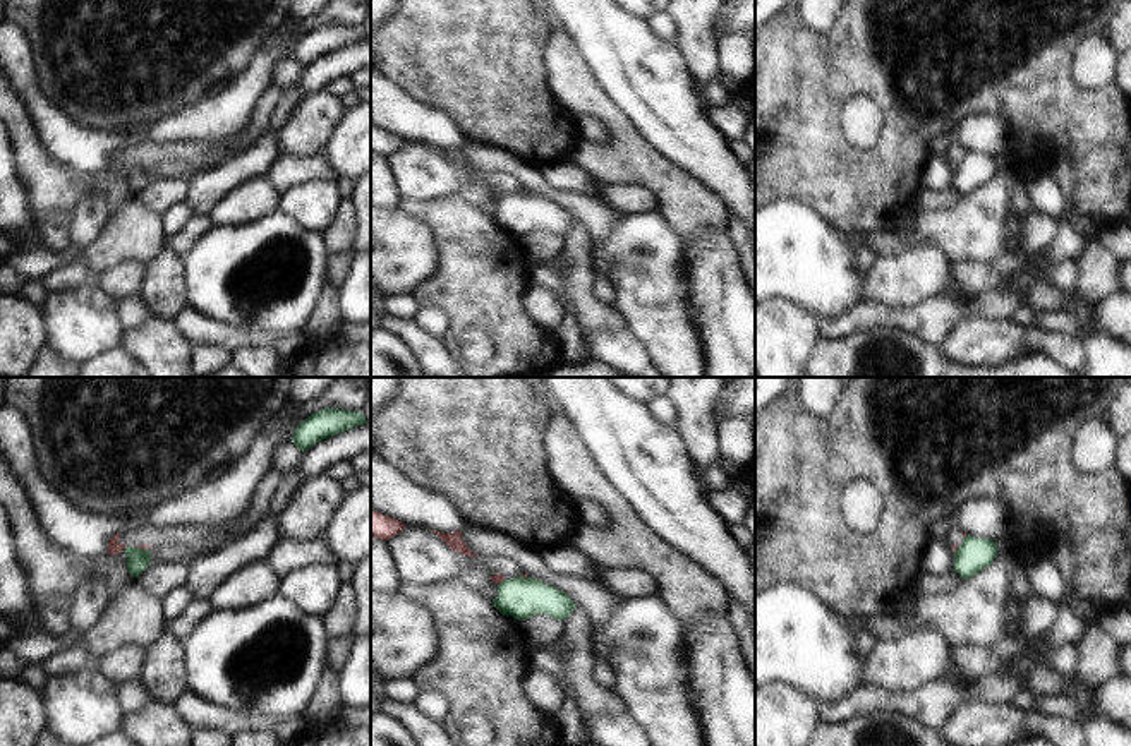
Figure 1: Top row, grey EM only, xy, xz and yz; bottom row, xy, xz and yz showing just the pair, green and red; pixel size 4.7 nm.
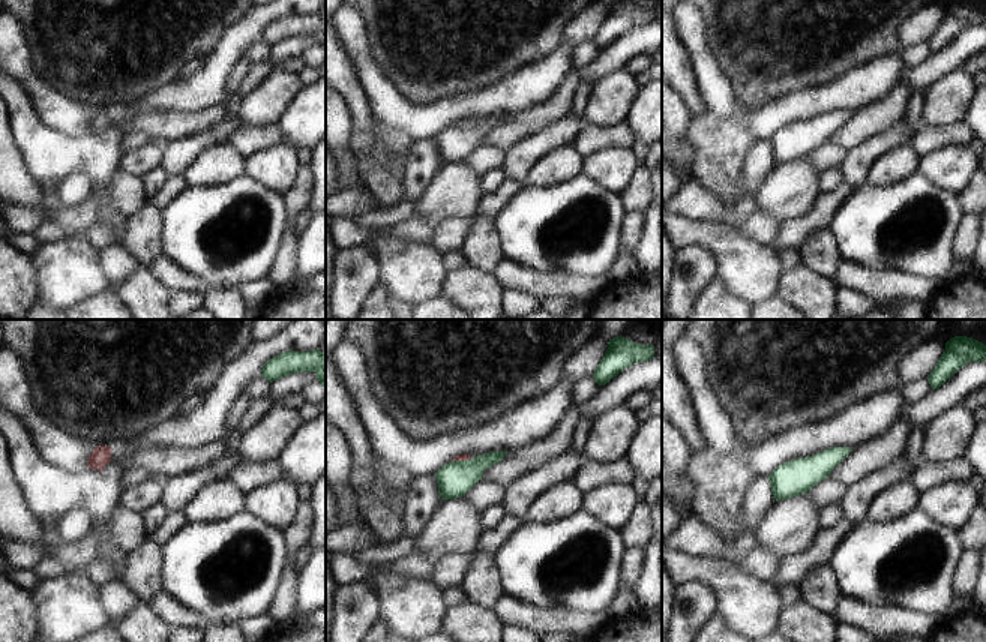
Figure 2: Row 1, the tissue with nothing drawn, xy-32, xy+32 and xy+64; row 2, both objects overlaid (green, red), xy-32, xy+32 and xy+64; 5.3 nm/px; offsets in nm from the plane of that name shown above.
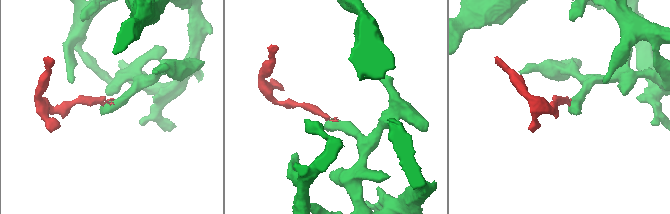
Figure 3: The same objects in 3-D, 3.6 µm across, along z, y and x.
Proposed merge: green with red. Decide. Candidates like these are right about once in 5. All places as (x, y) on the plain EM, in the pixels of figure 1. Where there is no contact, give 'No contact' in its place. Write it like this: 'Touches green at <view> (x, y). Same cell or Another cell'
Touches green at xy (143, 165). Another cell.

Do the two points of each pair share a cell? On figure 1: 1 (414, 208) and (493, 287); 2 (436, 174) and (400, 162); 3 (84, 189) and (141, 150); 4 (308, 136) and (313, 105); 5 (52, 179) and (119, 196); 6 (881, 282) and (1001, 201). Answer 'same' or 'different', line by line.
1: same
2: same
3: different
4: same
5: same
6: different

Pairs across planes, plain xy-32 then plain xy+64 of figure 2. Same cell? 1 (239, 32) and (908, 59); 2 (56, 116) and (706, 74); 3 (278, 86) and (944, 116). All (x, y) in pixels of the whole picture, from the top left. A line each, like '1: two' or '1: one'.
1: two
2: one
3: one

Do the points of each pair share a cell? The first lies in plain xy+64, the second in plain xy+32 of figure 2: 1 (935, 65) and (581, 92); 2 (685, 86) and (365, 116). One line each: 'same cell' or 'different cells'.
1: different cells
2: same cell

